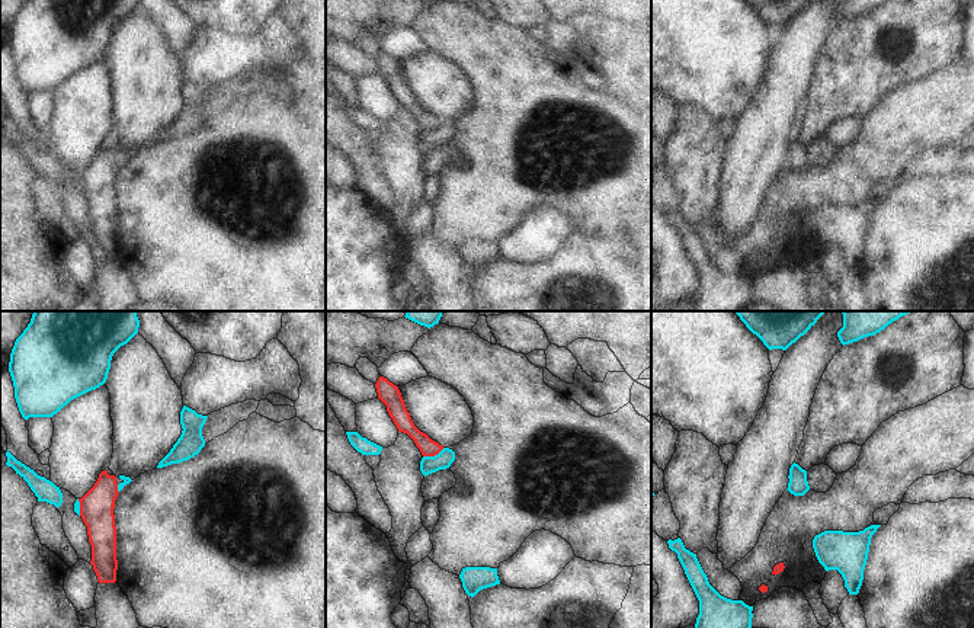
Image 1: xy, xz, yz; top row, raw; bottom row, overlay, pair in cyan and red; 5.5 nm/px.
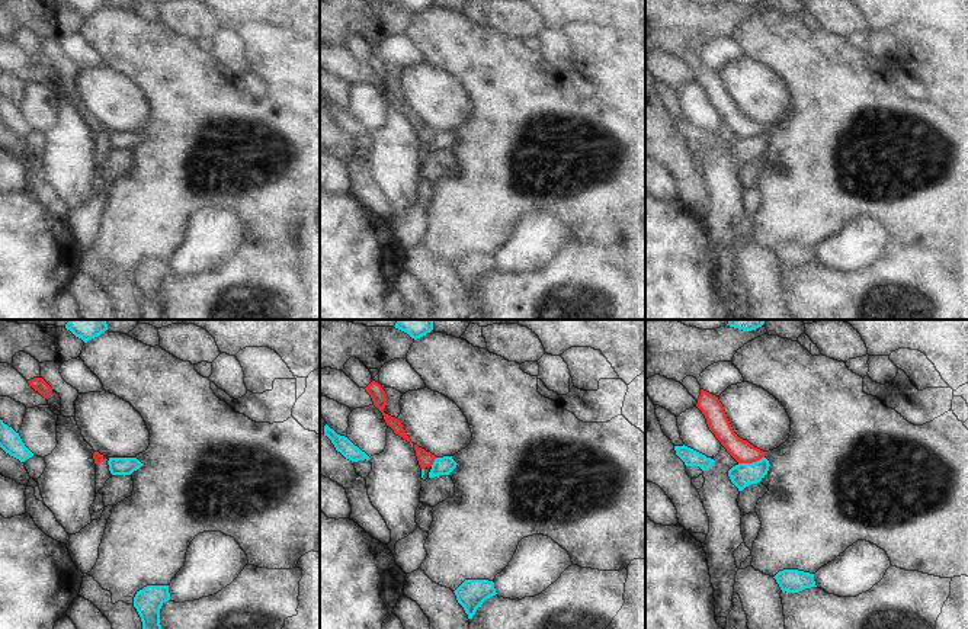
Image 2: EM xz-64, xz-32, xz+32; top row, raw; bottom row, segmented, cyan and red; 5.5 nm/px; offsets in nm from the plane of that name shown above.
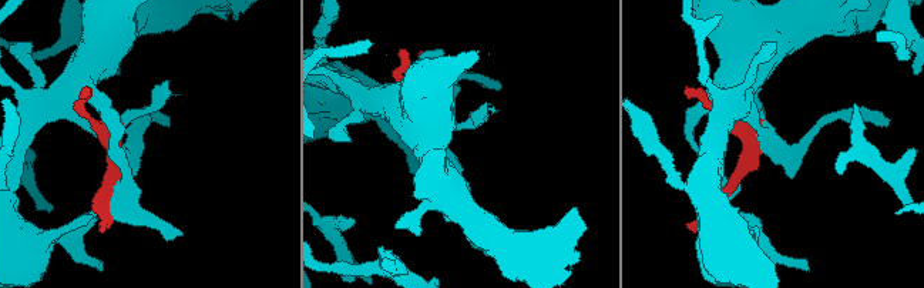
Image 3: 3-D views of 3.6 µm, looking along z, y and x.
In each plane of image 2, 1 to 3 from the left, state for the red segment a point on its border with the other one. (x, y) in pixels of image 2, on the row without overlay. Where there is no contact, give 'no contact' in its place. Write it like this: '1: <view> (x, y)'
1: no contact
2: xz-32 (433, 137)
3: xz+32 (750, 138)

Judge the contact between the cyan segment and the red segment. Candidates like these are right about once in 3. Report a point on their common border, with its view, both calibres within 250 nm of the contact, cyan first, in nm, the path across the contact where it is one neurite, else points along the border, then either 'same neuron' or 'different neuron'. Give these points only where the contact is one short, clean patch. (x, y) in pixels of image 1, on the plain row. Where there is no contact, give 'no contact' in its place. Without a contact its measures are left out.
xz (435, 130) | 100/100 nm | different neuron

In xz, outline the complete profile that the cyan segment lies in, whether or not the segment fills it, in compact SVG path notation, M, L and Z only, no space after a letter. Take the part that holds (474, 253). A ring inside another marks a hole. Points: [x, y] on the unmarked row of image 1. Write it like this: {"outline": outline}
{"outline": "M465 241L459 253L465 267L474 272L480 265L500 259L497 243L490 241Z"}

